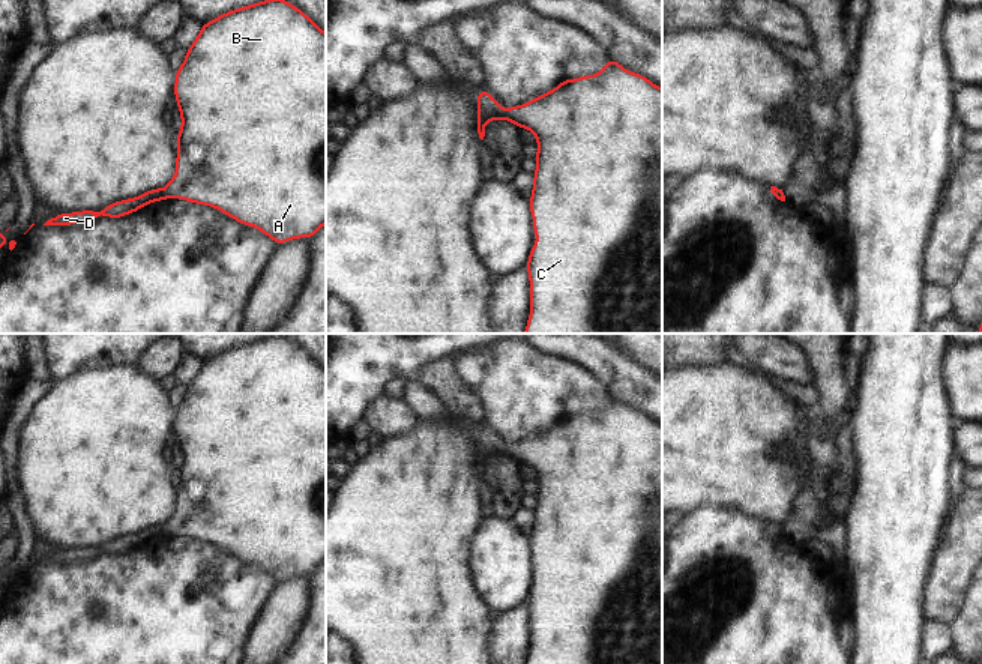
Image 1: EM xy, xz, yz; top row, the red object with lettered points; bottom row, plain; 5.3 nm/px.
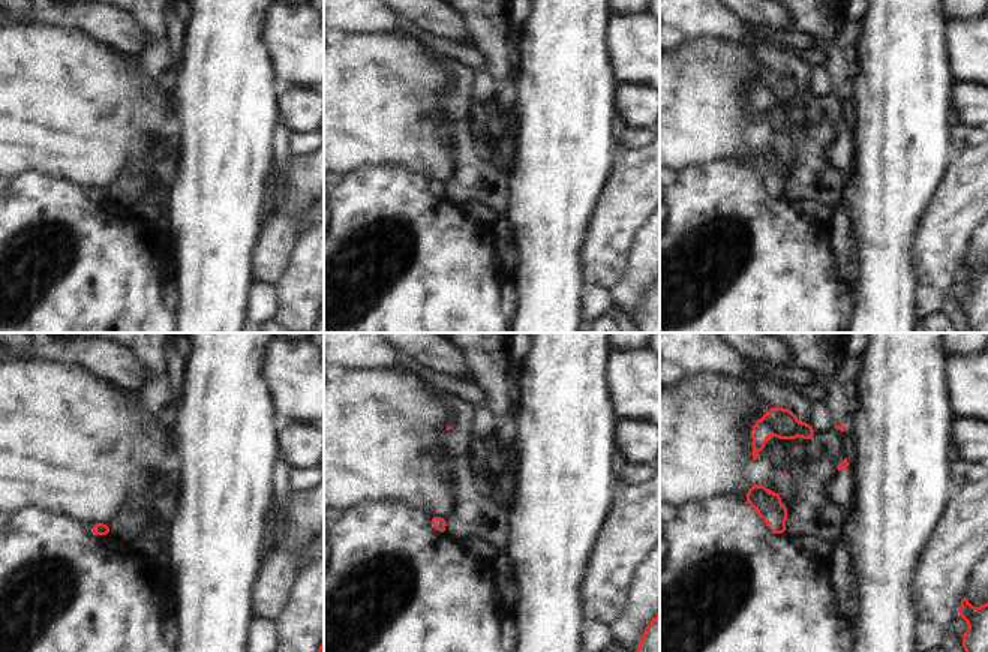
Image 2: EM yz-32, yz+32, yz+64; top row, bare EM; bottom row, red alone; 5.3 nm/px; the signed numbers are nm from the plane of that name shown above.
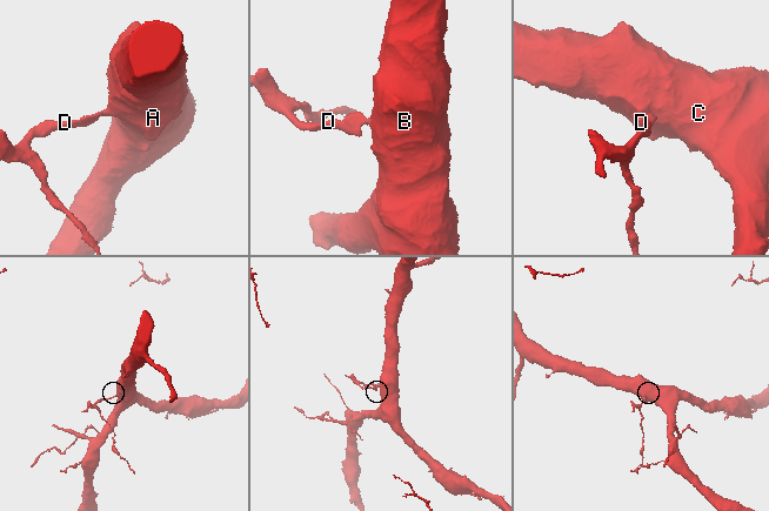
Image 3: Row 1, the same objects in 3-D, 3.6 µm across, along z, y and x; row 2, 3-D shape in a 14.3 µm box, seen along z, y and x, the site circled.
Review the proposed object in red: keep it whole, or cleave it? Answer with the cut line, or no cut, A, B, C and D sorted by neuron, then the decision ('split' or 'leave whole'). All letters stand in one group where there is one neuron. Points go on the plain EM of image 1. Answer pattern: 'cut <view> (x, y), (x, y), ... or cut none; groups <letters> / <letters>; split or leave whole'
cut none; groups A B C D; leave whole

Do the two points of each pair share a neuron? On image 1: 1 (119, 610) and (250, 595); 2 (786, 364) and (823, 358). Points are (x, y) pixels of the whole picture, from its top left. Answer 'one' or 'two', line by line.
1: one
2: two

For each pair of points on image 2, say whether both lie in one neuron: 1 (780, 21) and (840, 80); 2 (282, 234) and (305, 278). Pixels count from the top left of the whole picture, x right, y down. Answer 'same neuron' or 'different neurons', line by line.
1: different neurons
2: different neurons

